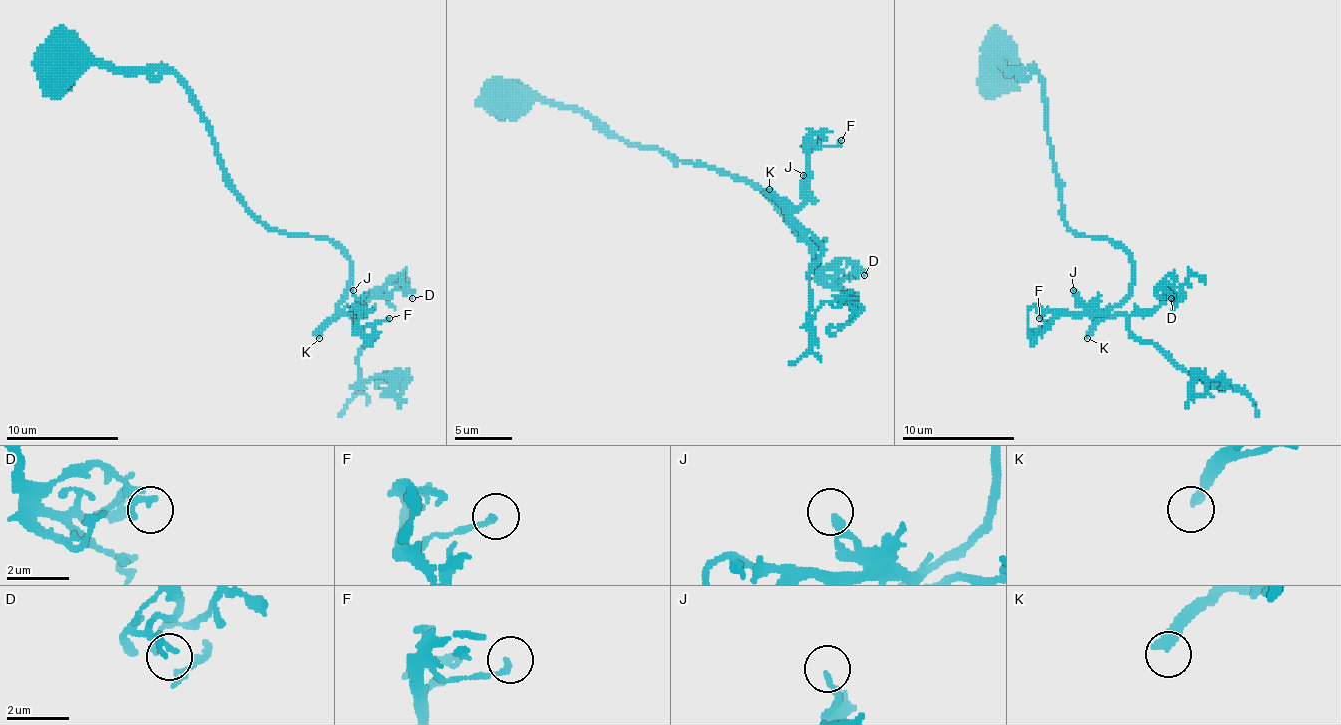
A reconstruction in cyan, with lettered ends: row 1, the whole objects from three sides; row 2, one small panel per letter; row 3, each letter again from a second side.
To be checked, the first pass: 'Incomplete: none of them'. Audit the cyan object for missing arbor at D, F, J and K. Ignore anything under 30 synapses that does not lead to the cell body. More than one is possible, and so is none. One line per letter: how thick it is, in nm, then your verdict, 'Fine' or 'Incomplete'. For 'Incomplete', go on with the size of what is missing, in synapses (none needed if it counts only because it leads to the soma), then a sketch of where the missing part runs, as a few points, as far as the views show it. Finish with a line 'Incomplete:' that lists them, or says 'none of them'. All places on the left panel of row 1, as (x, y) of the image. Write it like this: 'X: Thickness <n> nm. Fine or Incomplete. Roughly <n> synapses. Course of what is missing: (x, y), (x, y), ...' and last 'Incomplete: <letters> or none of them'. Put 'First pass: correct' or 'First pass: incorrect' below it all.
D: Thickness 110 nm. Fine
F: Thickness 150 nm. Fine
J: Thickness 200 nm. Fine
K: Thickness 300 nm. Incomplete. Roughly 750 synapses
Incomplete: K
First pass: incorrect

